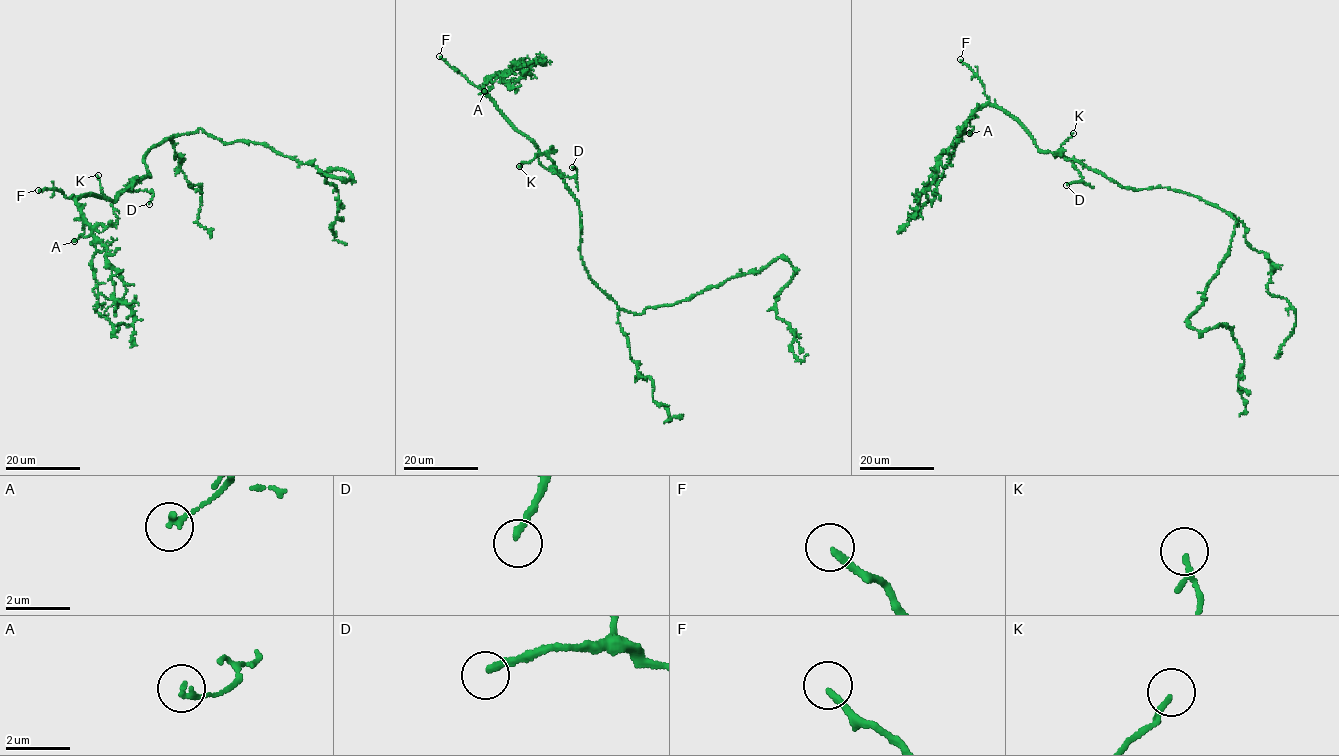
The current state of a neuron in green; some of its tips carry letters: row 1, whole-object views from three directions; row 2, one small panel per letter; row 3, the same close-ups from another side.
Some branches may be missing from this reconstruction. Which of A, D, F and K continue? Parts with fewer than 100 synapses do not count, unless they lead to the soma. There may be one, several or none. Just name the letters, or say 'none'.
F

